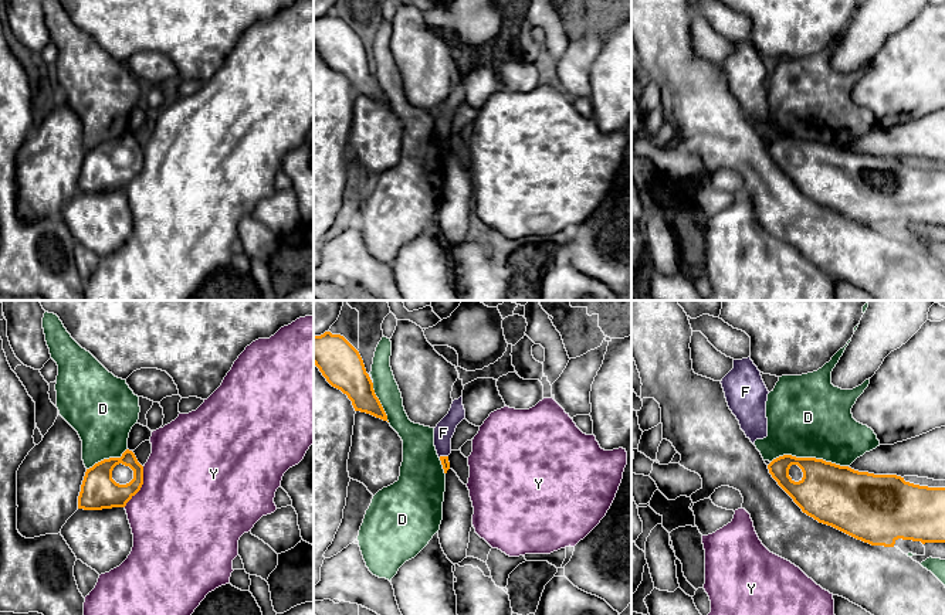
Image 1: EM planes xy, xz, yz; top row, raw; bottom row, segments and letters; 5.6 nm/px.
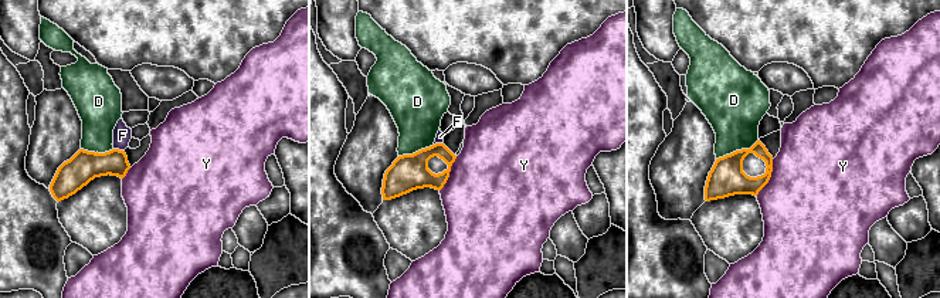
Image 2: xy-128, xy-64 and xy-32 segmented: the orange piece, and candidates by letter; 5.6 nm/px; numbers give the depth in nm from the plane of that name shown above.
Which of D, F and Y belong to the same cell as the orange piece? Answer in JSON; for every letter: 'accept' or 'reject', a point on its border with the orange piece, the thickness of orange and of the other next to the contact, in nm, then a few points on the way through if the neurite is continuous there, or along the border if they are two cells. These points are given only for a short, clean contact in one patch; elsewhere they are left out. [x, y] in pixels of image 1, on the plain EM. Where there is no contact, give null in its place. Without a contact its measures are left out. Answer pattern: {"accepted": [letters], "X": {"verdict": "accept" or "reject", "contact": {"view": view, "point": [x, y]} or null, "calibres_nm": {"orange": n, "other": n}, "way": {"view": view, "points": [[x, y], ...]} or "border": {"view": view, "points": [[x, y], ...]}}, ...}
{"accepted": [], "D": {"verdict": "reject", "contact": {"view": "yz", "point": [809, 140]}, "calibres_nm": {"orange": 340, "other": 460}}, "F": {"verdict": "reject", "contact": {"view": "xz", "point": [443, 139]}, "calibres_nm": {"orange": 50, "other": 110}, "border": {"view": "xz", "points": [[447, 138], [439, 139]]}}, "Y": {"verdict": "reject", "contact": {"view": "xy", "point": [141, 169]}, "calibres_nm": {"orange": 200, "other": 500}}}

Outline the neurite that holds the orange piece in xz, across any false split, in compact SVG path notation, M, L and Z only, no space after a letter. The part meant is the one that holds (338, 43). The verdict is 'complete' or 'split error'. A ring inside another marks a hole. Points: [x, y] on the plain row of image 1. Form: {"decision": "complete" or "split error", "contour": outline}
{"decision": "complete", "contour": "M341 17L314 18L314 47L352 84L355 94L387 103L359 34Z"}

